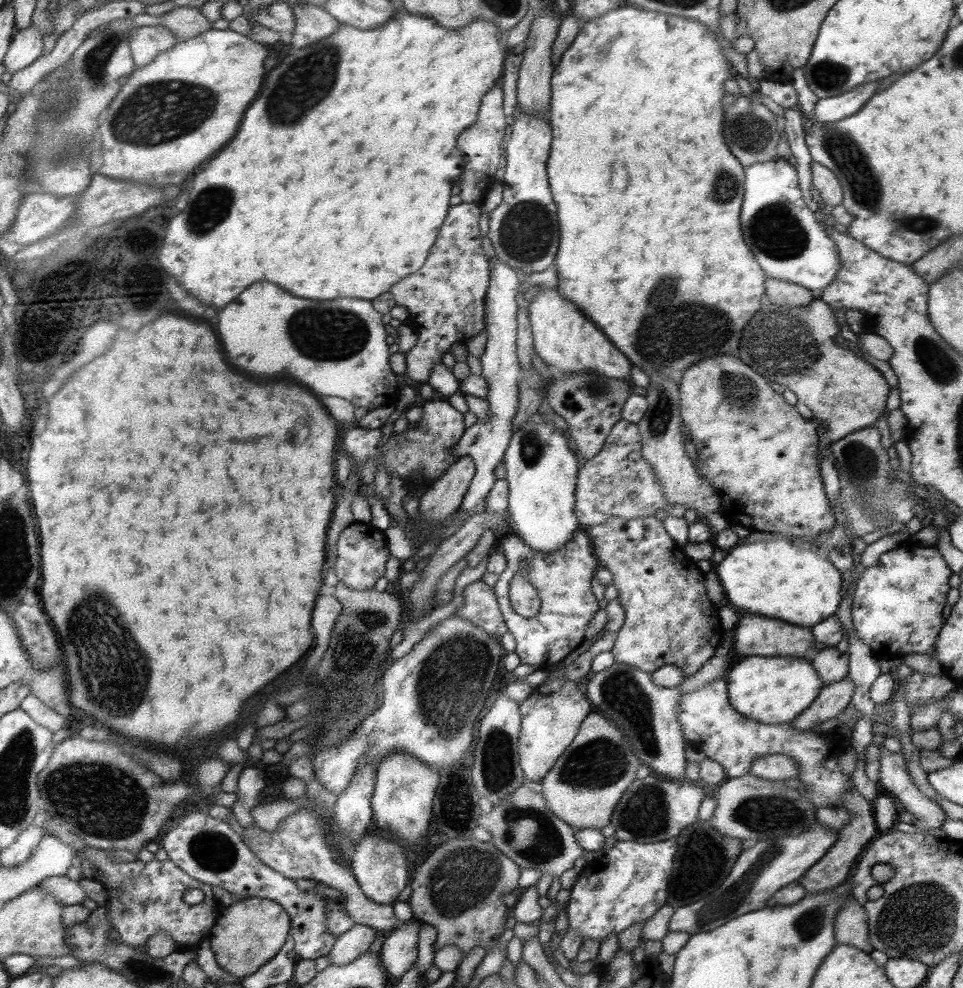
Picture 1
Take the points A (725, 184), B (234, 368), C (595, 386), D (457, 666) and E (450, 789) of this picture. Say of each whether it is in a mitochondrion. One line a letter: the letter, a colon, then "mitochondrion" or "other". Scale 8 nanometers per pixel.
A: mitochondrion
B: other
C: mitochondrion
D: mitochondrion
E: other

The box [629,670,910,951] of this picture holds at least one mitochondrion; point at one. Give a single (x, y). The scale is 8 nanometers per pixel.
(772, 813)

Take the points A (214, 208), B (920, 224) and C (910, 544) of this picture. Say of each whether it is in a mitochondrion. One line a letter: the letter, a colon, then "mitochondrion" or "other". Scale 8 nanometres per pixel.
A: mitochondrion
B: mitochondrion
C: other

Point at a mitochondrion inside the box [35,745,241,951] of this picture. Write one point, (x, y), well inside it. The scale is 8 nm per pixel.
(91, 797)

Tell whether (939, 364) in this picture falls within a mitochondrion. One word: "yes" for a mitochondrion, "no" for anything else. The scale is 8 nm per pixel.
yes

